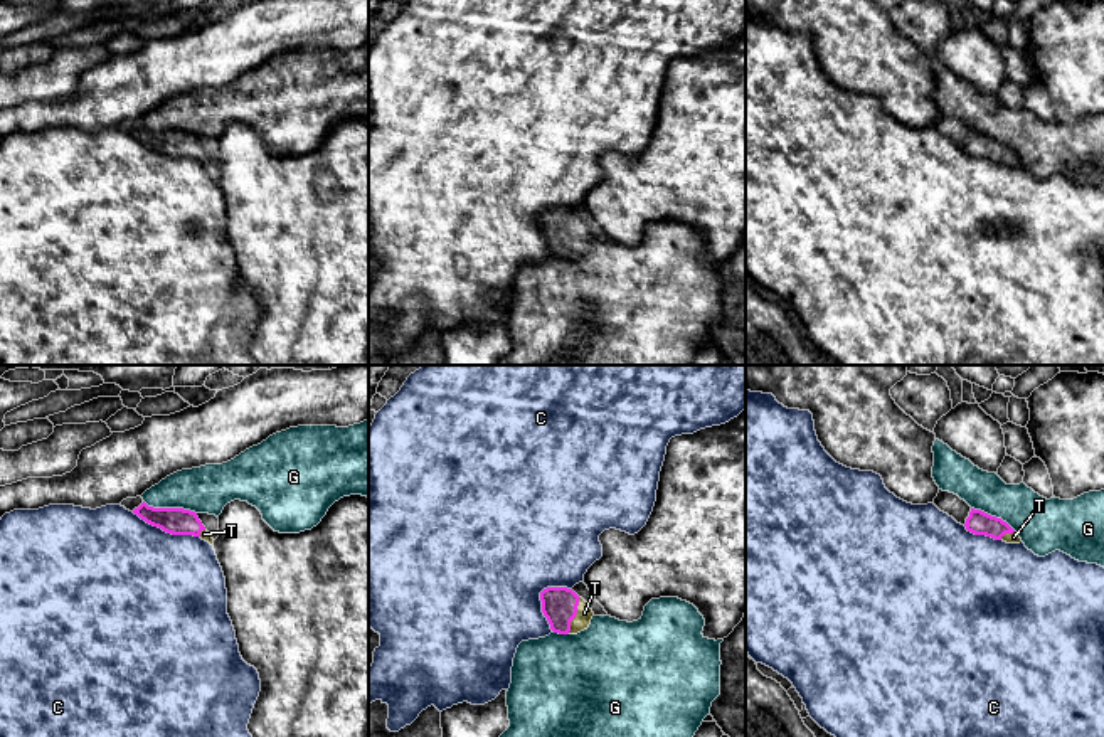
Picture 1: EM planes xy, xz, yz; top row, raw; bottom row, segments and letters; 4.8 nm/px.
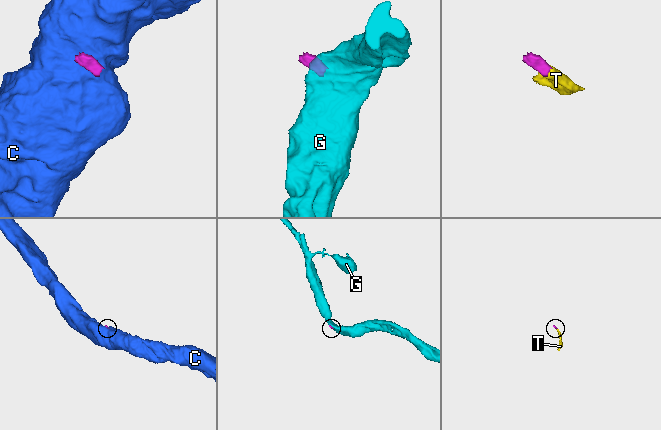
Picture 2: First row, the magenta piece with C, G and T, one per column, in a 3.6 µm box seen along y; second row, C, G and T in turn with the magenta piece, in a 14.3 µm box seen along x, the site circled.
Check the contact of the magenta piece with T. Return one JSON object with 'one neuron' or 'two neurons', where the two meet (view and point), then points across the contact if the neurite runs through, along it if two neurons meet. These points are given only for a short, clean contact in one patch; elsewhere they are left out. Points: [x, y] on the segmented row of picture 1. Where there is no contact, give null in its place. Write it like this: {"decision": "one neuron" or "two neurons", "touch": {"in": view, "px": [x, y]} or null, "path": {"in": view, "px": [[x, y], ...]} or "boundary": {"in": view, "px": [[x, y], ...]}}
{"decision": "one neuron", "touch": {"in": "xz", "px": [574, 616]}, "path": {"in": "xz", "px": [[559, 604], [574, 616], [584, 613]]}}

